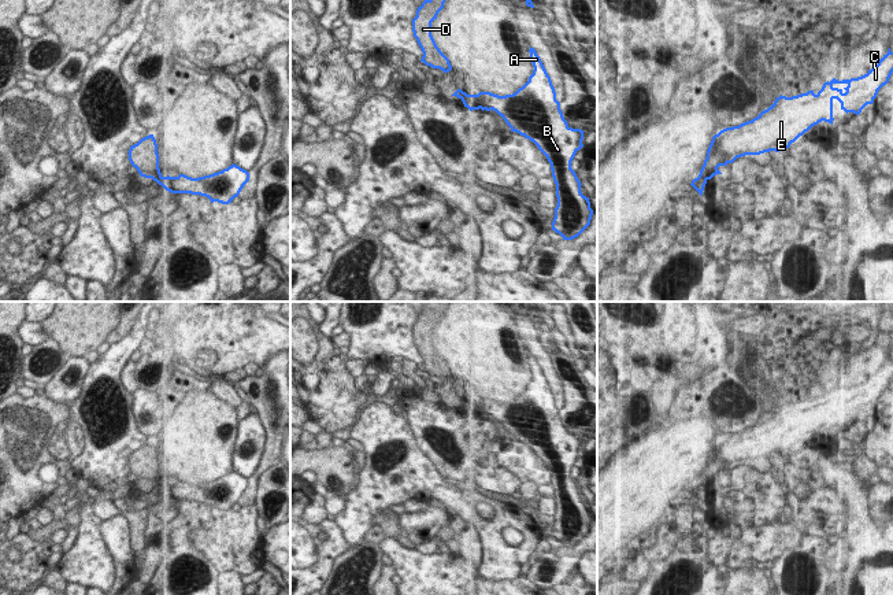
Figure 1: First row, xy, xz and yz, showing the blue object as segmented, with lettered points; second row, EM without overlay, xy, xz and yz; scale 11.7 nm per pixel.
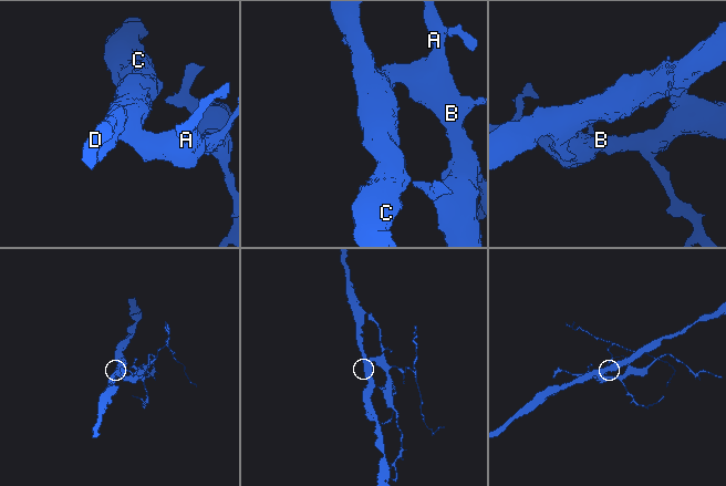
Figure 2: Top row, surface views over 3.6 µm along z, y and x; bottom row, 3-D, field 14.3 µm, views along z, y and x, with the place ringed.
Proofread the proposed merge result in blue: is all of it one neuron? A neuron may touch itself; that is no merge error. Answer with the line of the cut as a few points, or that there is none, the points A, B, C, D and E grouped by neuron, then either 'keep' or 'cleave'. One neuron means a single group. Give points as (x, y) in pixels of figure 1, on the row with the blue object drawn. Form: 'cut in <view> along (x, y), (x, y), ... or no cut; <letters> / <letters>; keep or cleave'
cut in xz along (475, 95), (481, 107); A B / C D E; cleave

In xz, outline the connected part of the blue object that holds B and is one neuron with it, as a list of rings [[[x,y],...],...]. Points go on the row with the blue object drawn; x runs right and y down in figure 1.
[[[531,47],[529,52],[534,70],[522,88],[505,96],[490,92],[477,96],[482,111],[496,111],[511,132],[533,141],[546,156],[557,197],[552,230],[563,240],[573,240],[590,225],[593,215],[589,197],[582,195],[582,184],[571,169],[575,154],[583,147],[583,130],[568,126],[540,56]]]

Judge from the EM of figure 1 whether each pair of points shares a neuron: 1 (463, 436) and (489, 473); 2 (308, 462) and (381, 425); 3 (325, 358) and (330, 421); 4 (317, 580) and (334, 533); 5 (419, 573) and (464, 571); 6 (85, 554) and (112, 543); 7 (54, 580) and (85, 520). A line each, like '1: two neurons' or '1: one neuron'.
1: one neuron
2: two neurons
3: one neuron
4: one neuron
5: one neuron
6: two neurons
7: two neurons

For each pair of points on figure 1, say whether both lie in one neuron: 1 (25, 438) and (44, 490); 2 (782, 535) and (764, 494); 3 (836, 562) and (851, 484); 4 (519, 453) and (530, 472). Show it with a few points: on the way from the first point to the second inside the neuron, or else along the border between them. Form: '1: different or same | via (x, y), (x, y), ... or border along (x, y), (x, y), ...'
1: same | via (25, 451), (25, 472), (30, 477)
2: different | border along (744, 509), (758, 524), (769, 524), (778, 517)
3: different | border along (849, 549), (847, 564), (833, 577)
4: same | via (519, 457), (529, 468)

